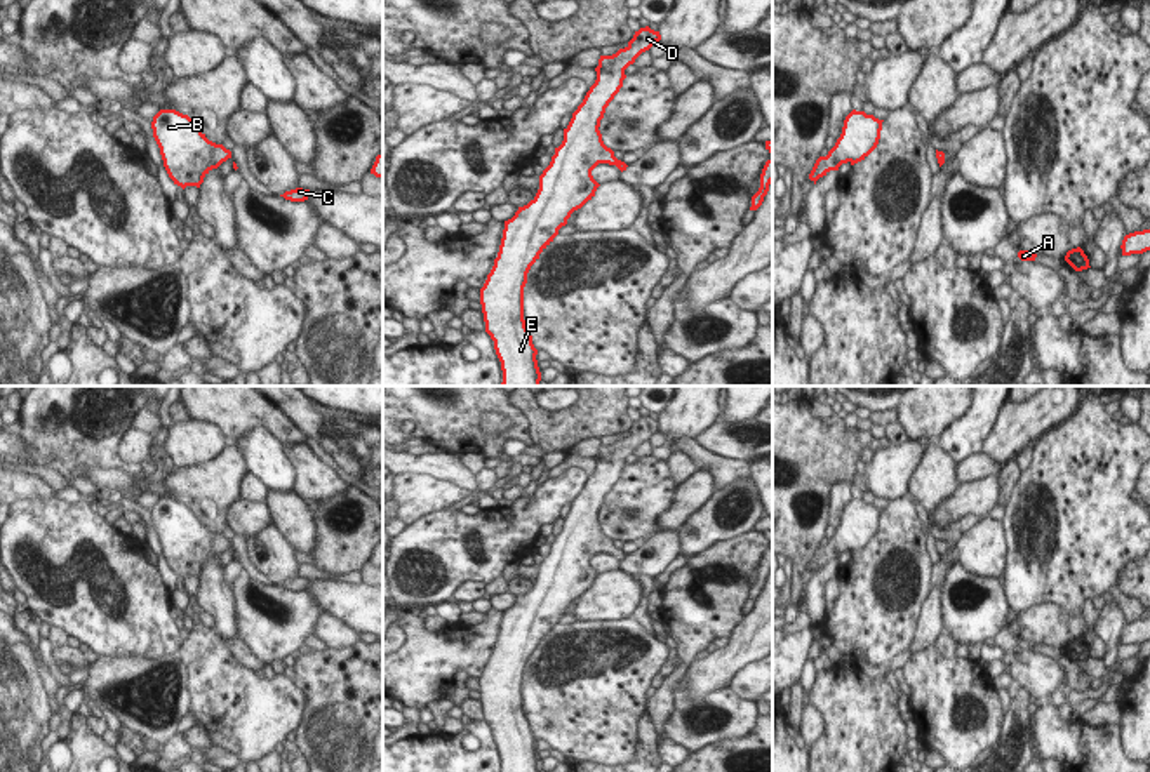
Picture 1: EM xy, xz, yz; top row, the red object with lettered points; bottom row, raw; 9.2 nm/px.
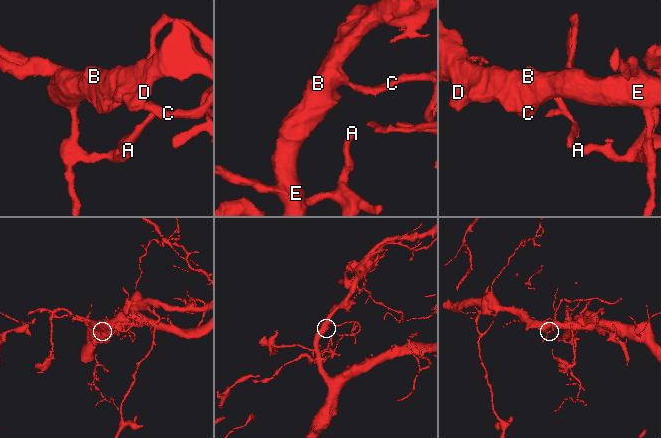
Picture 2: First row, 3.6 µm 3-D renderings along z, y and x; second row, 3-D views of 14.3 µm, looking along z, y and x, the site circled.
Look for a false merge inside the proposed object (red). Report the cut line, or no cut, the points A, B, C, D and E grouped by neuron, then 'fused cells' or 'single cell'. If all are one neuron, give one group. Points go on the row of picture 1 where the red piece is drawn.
no cut | A B C D E | single cell

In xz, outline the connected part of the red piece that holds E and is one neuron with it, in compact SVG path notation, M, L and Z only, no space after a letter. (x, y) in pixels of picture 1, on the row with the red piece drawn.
M645 26L635 31L625 49L600 56L597 80L564 129L562 144L539 176L536 196L505 221L498 257L480 289L485 332L501 362L501 386L539 386L538 349L524 320L527 273L571 214L595 196L600 184L592 170L598 163L626 170L628 165L604 144L600 120L623 87L625 70L659 40L659 31Z

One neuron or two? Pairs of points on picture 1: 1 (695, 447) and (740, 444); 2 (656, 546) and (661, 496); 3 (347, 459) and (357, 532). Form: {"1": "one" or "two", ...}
{"1": "two", "2": "two", "3": "two"}

